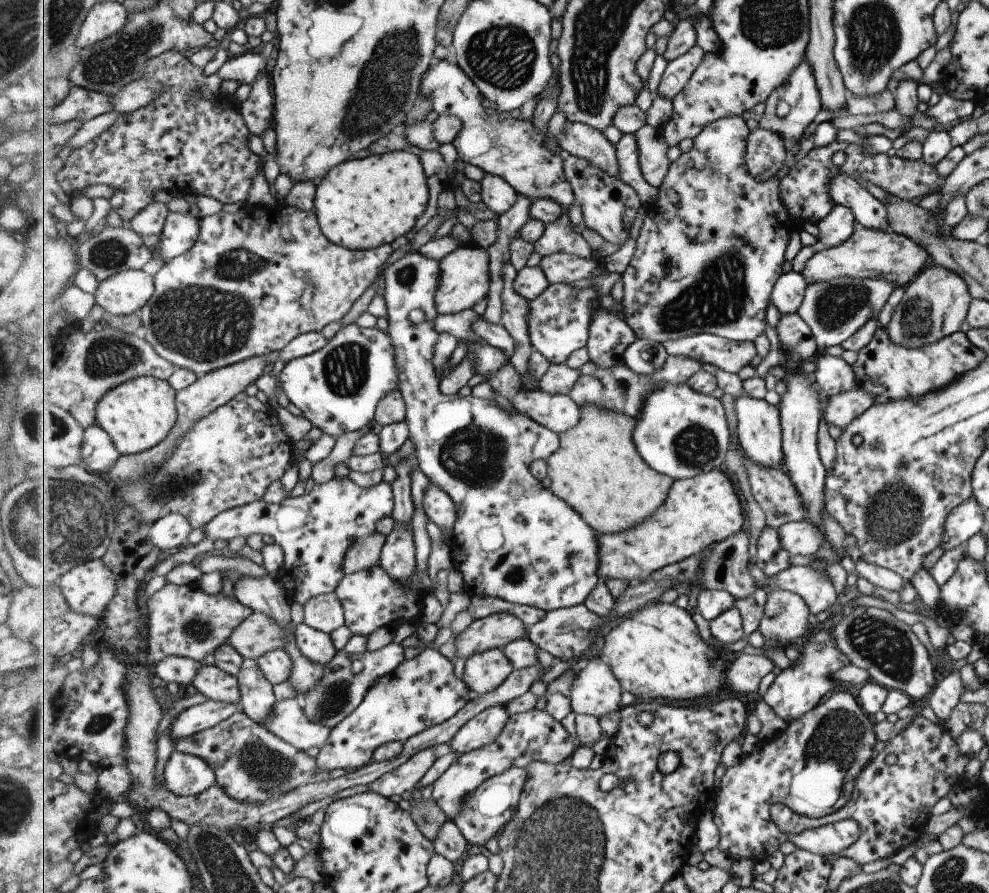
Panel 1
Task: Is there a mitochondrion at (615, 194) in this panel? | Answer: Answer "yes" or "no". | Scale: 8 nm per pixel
no

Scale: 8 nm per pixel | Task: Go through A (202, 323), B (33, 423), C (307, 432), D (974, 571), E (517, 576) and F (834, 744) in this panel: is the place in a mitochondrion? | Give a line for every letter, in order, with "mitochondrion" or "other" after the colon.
A: mitochondrion
B: mitochondrion
C: other
D: other
E: mitochondrion
F: mitochondrion

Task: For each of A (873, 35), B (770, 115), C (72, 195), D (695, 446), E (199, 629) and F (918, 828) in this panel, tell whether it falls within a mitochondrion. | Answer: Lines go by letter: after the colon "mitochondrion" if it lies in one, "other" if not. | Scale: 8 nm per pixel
A: mitochondrion
B: other
C: other
D: mitochondrion
E: mitochondrion
F: other

